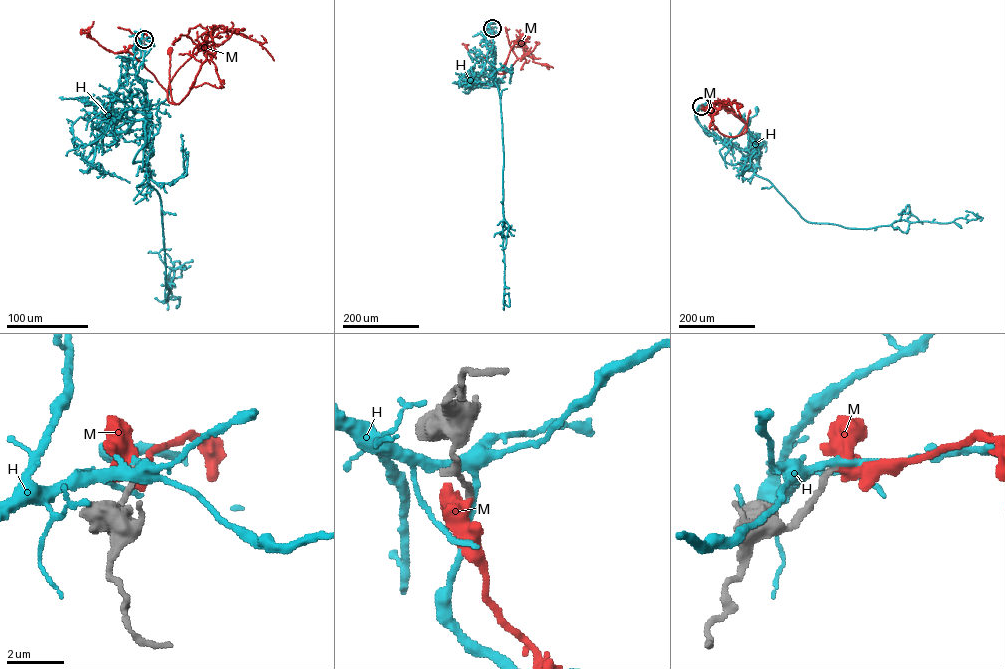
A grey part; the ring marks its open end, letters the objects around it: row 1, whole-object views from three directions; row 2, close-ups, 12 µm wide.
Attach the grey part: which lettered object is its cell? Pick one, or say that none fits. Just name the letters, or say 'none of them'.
none of them

